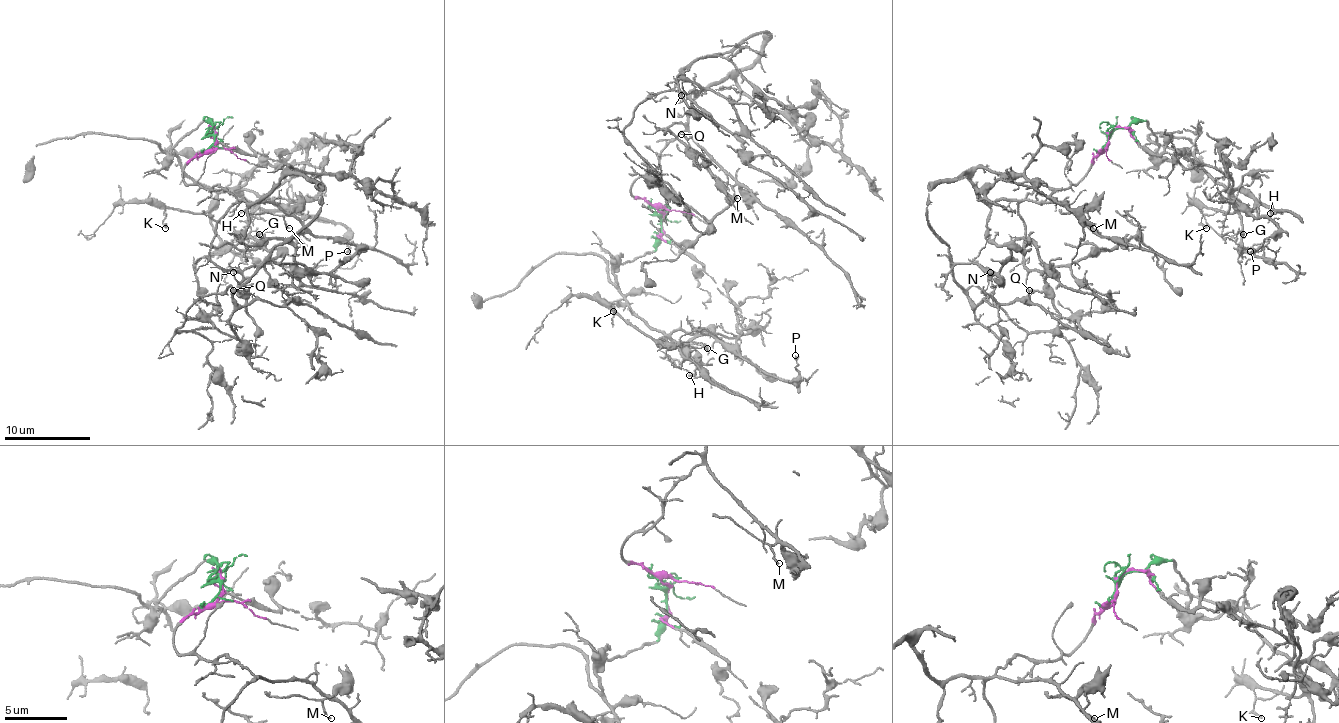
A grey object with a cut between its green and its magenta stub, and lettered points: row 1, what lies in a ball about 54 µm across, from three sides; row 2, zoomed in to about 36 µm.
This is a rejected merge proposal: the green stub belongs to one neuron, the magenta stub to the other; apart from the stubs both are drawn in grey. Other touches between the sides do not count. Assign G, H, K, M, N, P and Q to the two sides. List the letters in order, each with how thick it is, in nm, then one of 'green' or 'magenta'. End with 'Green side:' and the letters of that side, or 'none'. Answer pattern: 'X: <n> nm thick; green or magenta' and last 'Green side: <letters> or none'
G: 110 nm thick; green
H: 110 nm thick; green
K: 170 nm thick; green
M: 120 nm thick; magenta
N: 120 nm thick; magenta
P: 150 nm thick; green
Q: 120 nm thick; magenta
Green side: G, H, K, P

